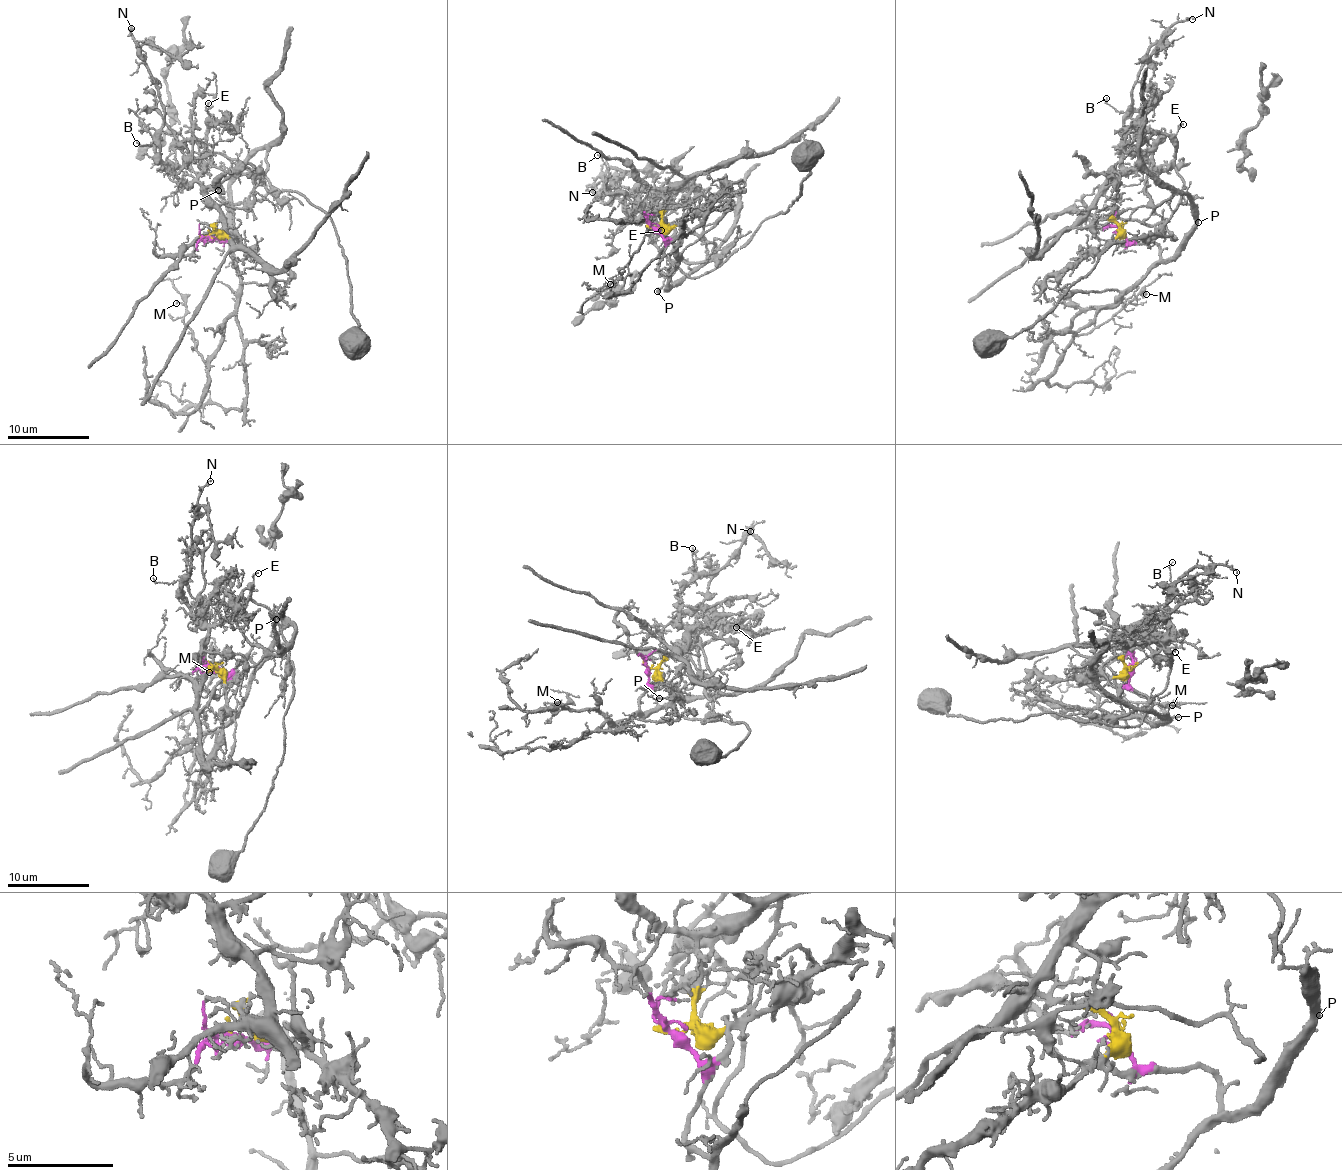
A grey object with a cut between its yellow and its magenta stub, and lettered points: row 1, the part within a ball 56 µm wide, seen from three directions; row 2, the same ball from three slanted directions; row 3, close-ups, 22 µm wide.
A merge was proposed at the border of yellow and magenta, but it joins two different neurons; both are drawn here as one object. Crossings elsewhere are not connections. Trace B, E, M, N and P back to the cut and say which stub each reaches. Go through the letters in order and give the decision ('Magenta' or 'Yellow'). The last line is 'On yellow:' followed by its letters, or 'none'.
B: Yellow
E: Yellow
M: Magenta
N: Yellow
P: Magenta
On yellow: B, E, N

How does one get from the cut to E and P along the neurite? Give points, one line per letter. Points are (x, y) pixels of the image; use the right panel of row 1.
E: (1121, 230), (1116, 223), (1086, 213), (1088, 207), (1126, 169), (1164, 169), (1174, 158), (1174, 134), (1182, 124)
P: (1121, 230), (1131, 243), (1156, 245), (1163, 259), (1168, 259), (1198, 222)

